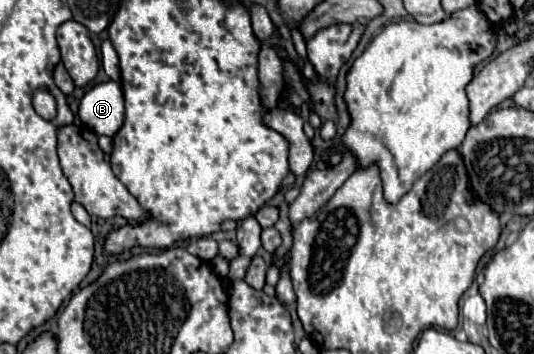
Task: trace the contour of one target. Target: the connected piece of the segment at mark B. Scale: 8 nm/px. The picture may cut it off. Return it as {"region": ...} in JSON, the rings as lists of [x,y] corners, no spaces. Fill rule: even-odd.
{"region":[[[106,81],[94,85],[82,97],[78,117],[96,135],[114,137],[124,121],[124,93],[120,83]]]}

